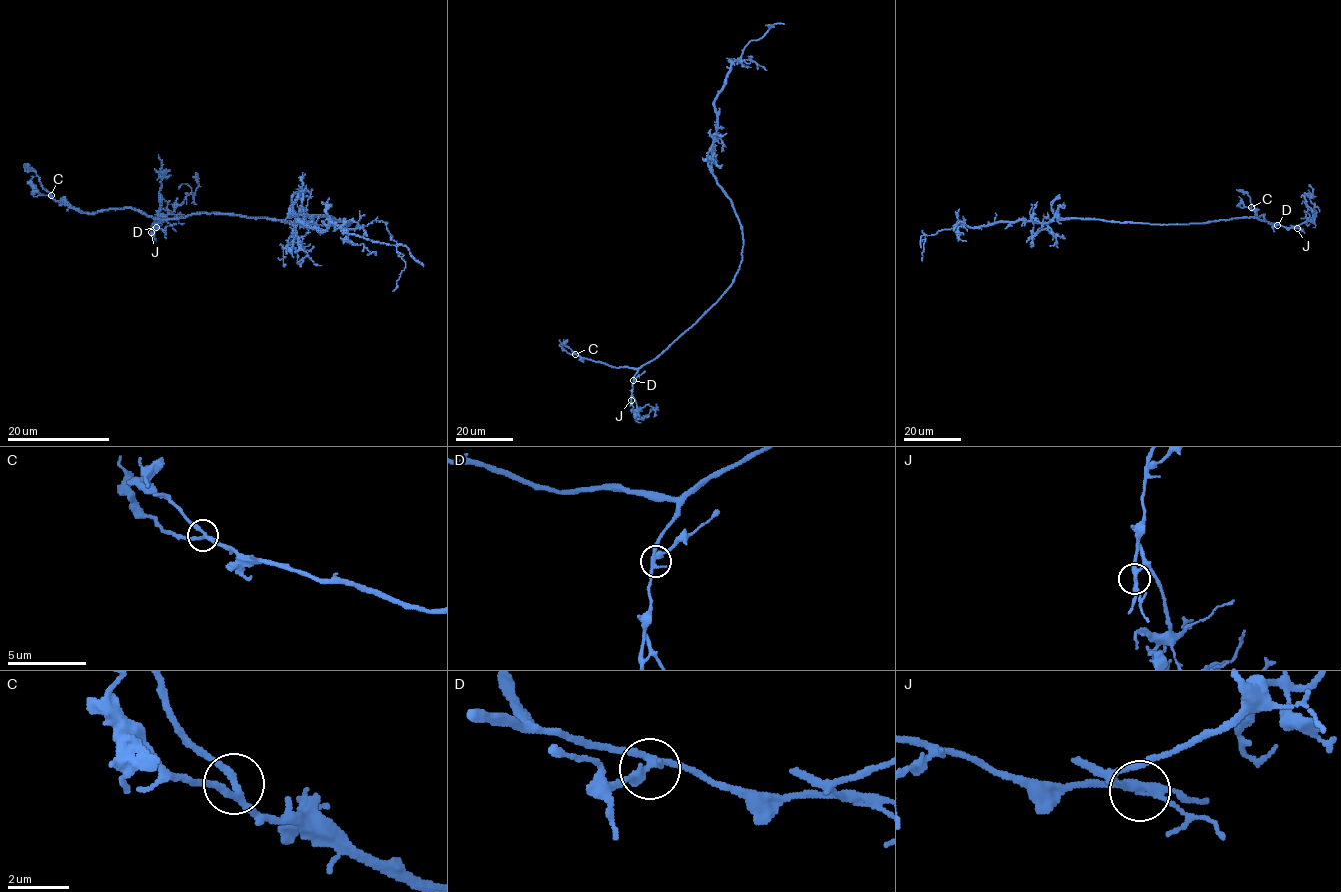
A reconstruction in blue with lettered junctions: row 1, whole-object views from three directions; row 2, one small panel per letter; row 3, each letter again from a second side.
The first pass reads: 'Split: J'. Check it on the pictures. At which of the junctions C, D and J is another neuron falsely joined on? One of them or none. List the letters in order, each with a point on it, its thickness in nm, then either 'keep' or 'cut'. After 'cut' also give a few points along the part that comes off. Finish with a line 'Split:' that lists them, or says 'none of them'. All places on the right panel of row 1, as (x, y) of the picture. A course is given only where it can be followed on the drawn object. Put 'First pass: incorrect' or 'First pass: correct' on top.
First pass: correct
C: (1251, 207) | 220 nm | keep
D: (1277, 225) | 240 nm | keep
J: (1297, 228) | 240 nm | cut | (1296, 228), (1315, 215), (1306, 206), (1305, 198), (1301, 197)
Split: J

